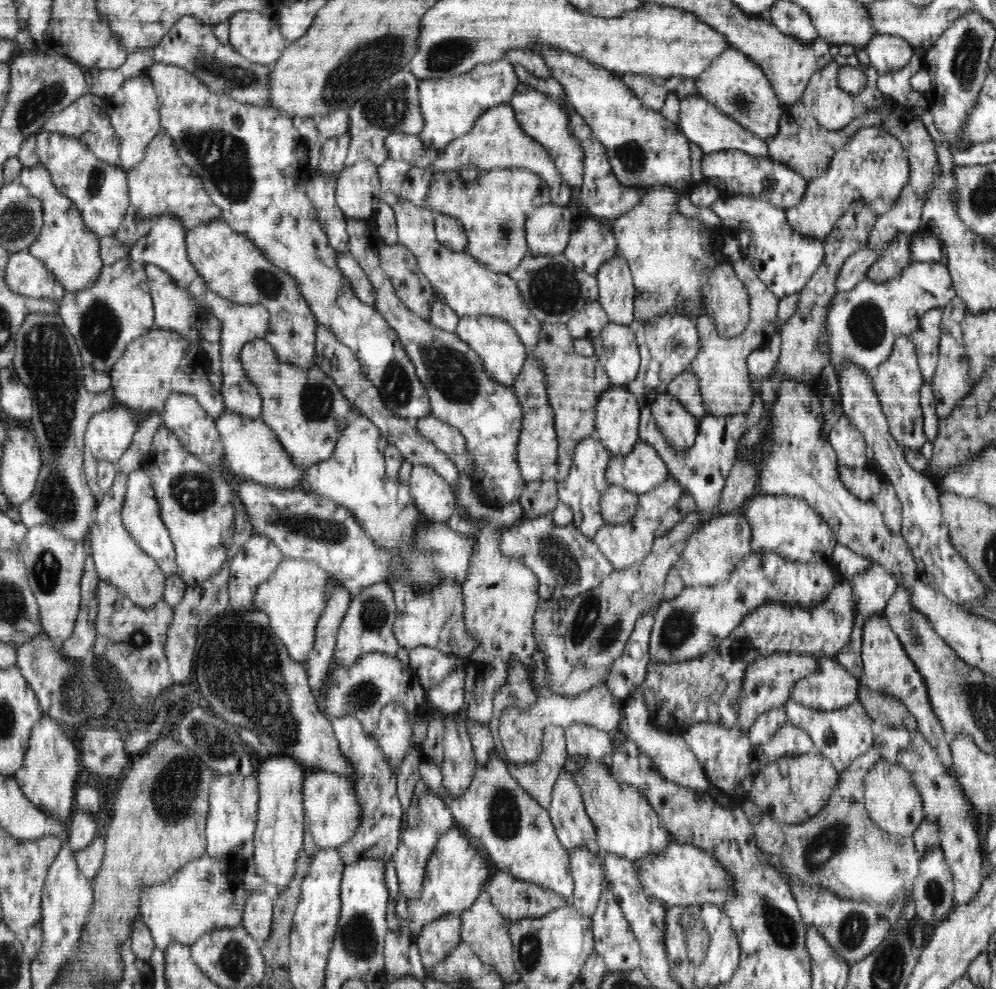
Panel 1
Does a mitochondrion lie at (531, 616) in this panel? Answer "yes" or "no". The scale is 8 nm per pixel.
no

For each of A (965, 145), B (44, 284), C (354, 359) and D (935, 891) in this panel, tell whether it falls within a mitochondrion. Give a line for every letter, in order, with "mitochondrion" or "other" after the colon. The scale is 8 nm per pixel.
A: other
B: other
C: other
D: mitochondrion

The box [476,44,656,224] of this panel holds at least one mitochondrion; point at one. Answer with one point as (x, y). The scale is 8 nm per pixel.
(631, 155)

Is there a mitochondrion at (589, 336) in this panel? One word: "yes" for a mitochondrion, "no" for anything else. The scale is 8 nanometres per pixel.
no

